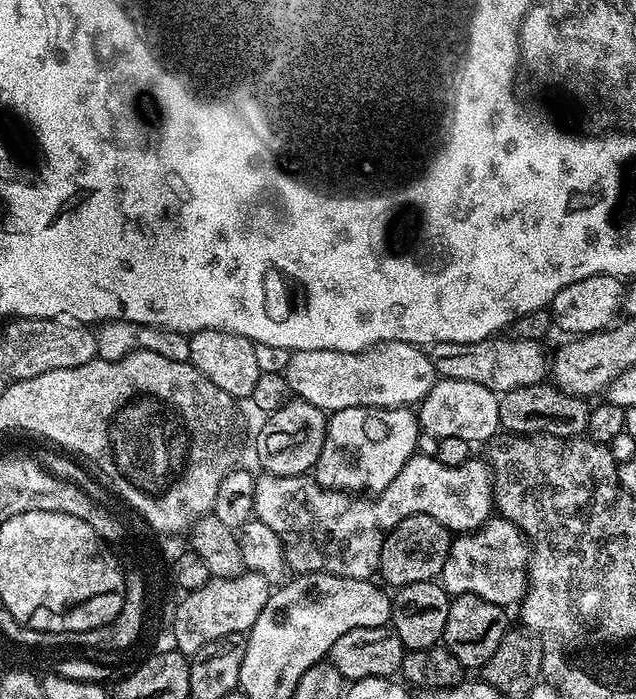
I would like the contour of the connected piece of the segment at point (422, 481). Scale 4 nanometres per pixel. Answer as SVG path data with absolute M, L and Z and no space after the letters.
M421 454L411 456L406 462L406 466L402 466L402 470L398 470L398 476L390 482L390 486L386 486L386 490L372 495L336 492L333 488L323 488L315 478L308 474L302 476L269 476L267 474L260 474L256 476L256 486L252 490L252 510L255 519L266 522L266 526L270 526L270 530L274 530L274 534L278 534L278 538L284 543L284 563L293 573L307 574L309 572L325 572L326 574L334 574L342 578L372 580L380 570L382 542L388 537L388 532L394 530L394 526L398 526L398 522L402 522L402 518L410 518L414 514L426 514L430 518L434 518L434 522L438 522L452 534L473 532L475 528L481 528L481 526L487 522L494 512L492 469L488 467L483 459L476 459L477 458L469 458L462 466L446 466L442 462L438 462L435 456L424 456Z

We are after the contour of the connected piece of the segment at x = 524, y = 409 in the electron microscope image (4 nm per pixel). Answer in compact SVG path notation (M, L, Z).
M548 382L515 388L499 397L500 428L522 436L578 436L585 431L590 411L587 399L571 396Z

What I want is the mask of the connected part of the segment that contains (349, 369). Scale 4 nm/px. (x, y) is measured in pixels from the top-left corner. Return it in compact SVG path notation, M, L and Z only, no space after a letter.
M390 340L362 352L302 350L293 352L283 372L292 387L292 396L318 406L326 414L347 408L406 408L419 405L437 382L436 368L423 347Z

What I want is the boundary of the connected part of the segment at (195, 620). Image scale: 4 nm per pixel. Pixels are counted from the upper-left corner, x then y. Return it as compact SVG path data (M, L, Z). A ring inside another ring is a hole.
M243 571L234 578L213 578L198 590L187 593L177 603L173 614L171 628L177 642L176 651L191 657L206 642L214 642L218 638L246 634L258 622L258 614L262 614L262 606L272 597L274 588L270 581L257 572Z

